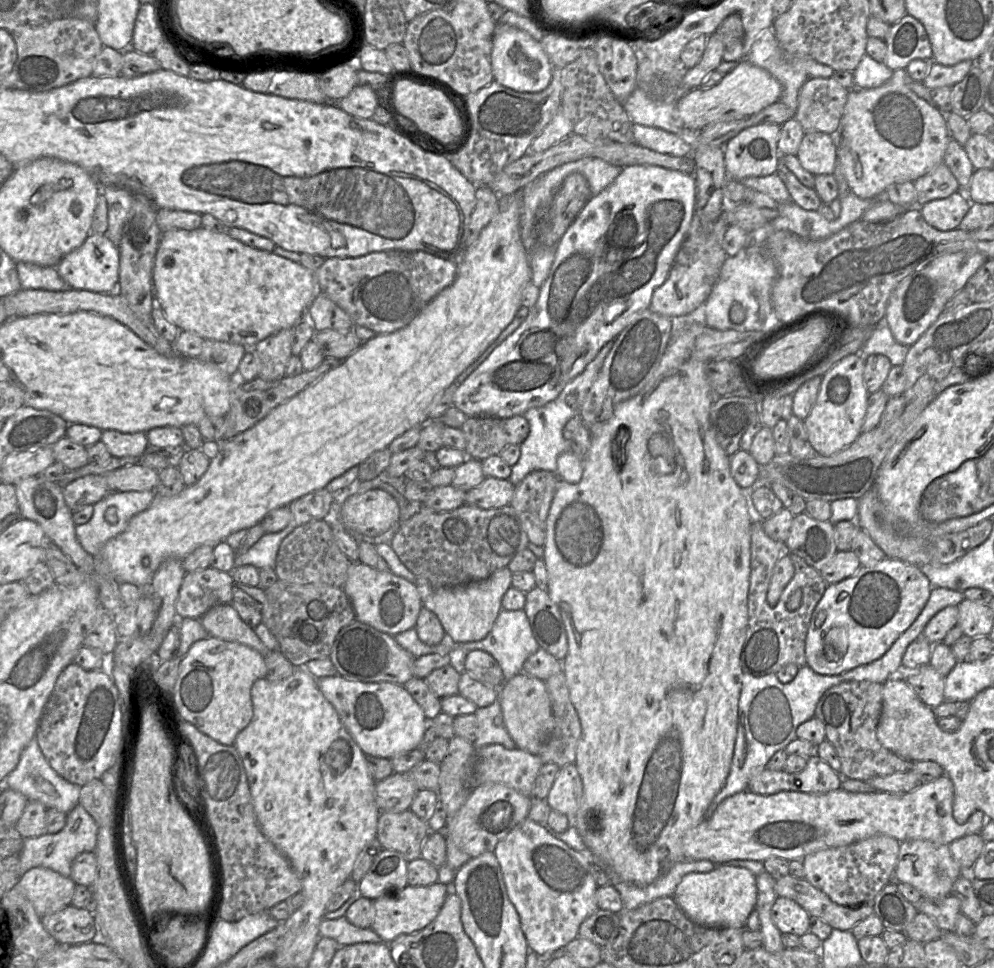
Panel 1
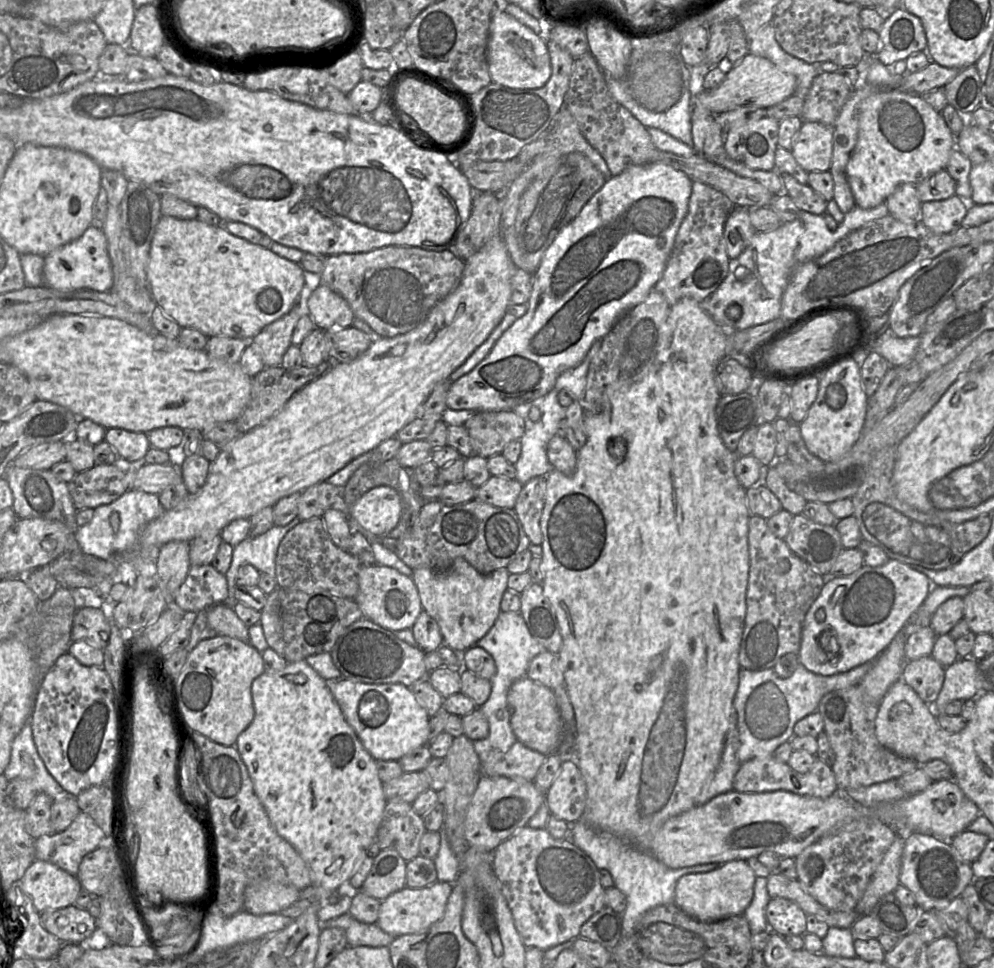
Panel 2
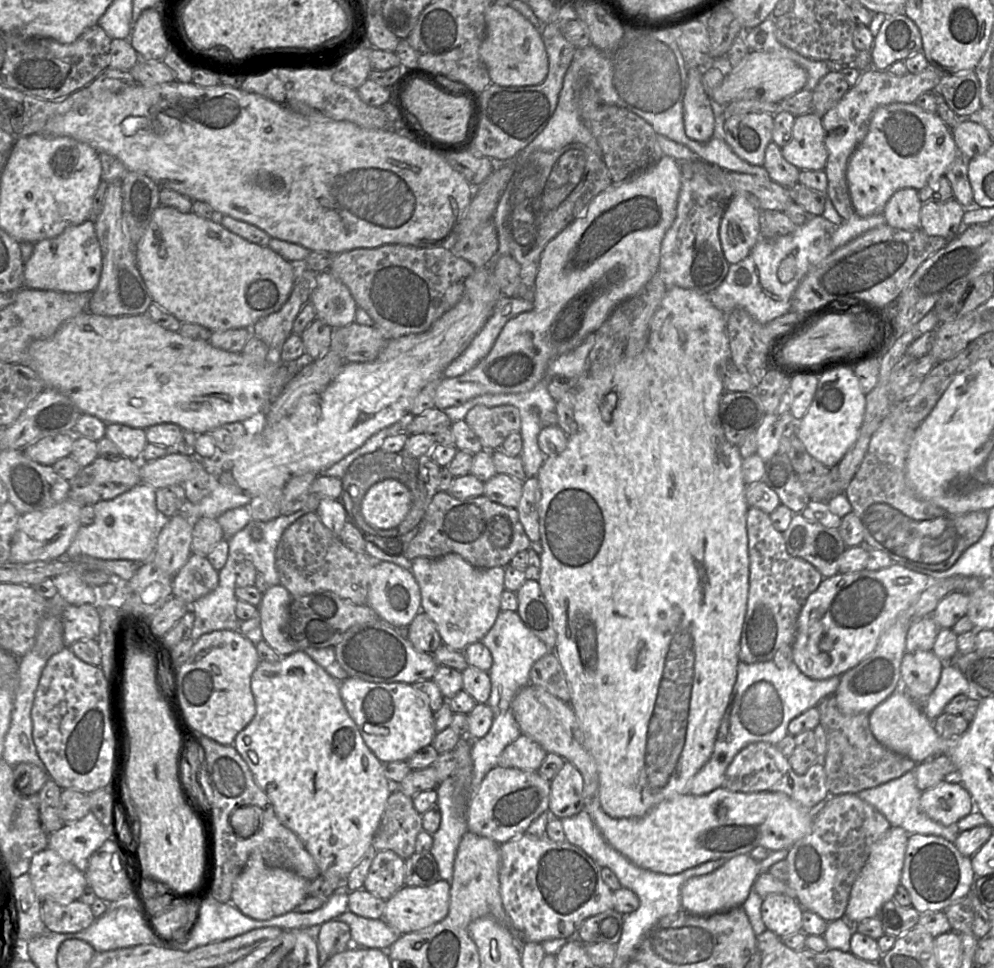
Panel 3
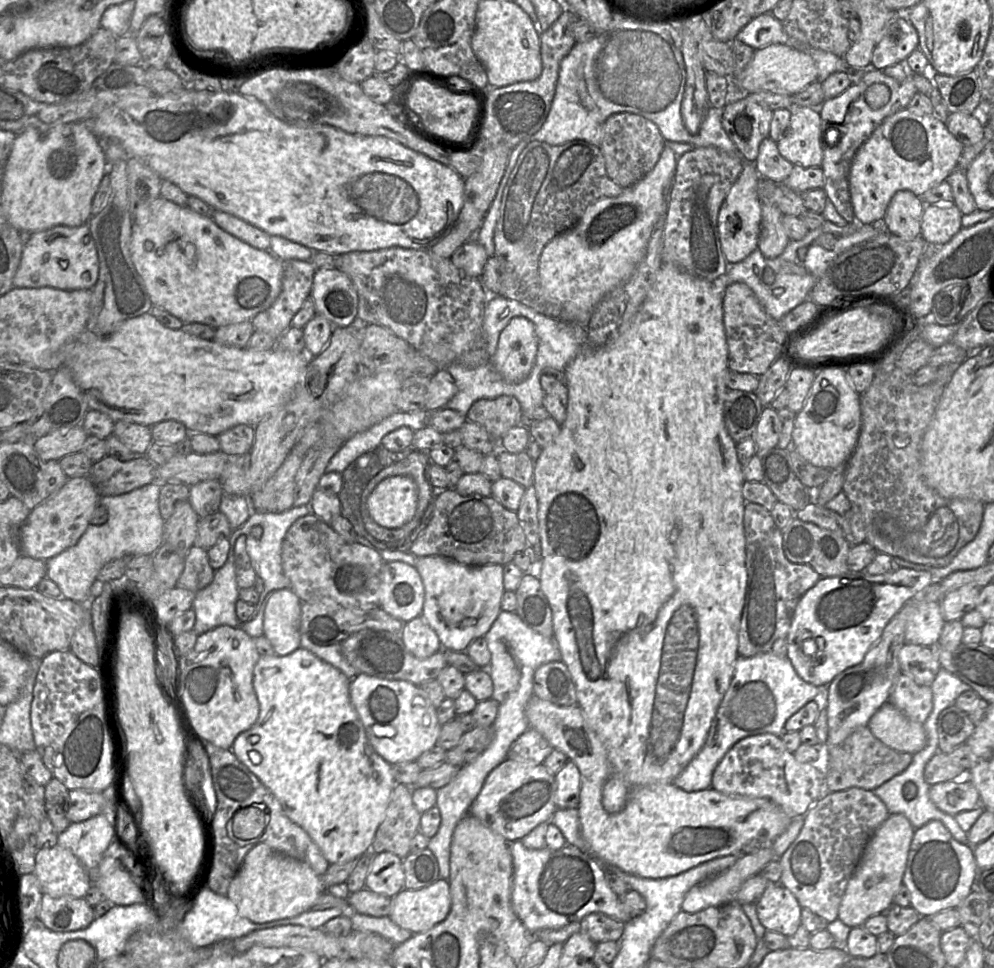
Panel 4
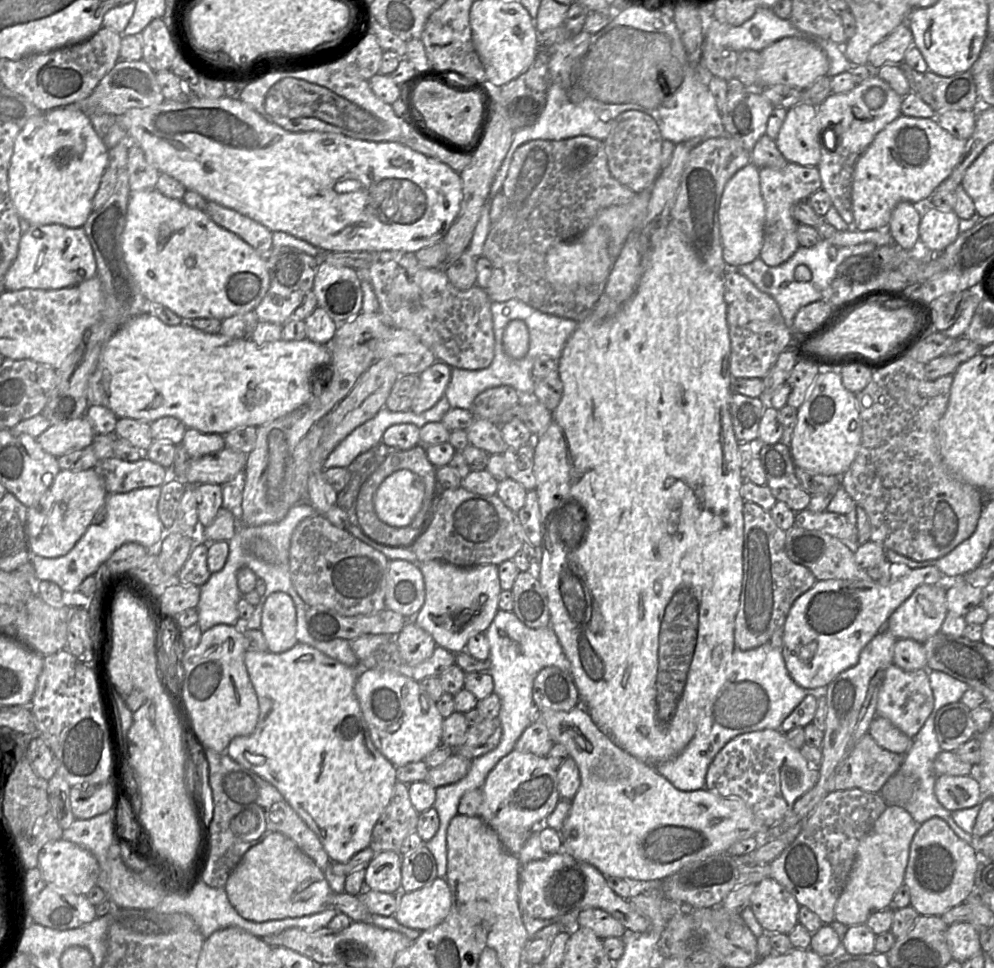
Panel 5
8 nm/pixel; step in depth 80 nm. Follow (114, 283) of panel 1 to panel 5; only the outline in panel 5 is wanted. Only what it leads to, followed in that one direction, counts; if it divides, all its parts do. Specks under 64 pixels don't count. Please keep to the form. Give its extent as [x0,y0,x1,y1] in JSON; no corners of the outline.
[4,225,96,291]

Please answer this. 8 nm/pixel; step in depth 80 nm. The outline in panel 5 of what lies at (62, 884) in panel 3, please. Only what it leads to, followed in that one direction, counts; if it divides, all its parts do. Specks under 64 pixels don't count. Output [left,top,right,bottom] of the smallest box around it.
[38,839,99,895]

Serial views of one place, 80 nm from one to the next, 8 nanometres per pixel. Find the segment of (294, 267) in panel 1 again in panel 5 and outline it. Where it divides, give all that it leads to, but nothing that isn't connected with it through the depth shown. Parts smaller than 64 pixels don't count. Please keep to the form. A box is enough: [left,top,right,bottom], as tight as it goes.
[121,189,269,321]

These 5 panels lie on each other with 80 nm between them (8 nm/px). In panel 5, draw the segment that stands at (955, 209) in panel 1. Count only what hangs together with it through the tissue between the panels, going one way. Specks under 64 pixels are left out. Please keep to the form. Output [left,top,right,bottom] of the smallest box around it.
[919,207,960,253]

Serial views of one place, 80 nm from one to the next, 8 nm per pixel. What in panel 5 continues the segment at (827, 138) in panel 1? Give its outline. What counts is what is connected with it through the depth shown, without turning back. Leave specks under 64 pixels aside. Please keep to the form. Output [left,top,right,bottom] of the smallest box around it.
[775,103,821,167]

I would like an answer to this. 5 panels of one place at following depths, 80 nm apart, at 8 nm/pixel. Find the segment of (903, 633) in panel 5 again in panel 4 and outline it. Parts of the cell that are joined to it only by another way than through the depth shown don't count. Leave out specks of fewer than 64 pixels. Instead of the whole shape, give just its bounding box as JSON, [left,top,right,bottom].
[905,602,944,647]

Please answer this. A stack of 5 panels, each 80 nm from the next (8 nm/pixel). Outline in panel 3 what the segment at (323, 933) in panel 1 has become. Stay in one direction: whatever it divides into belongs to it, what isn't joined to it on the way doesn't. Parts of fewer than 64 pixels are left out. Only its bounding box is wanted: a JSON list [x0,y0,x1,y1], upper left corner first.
[335,910,401,950]

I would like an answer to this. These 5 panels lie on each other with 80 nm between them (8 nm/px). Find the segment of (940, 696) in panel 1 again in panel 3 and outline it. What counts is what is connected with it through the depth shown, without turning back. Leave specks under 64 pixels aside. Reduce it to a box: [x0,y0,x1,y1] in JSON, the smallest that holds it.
[901,651,944,703]

